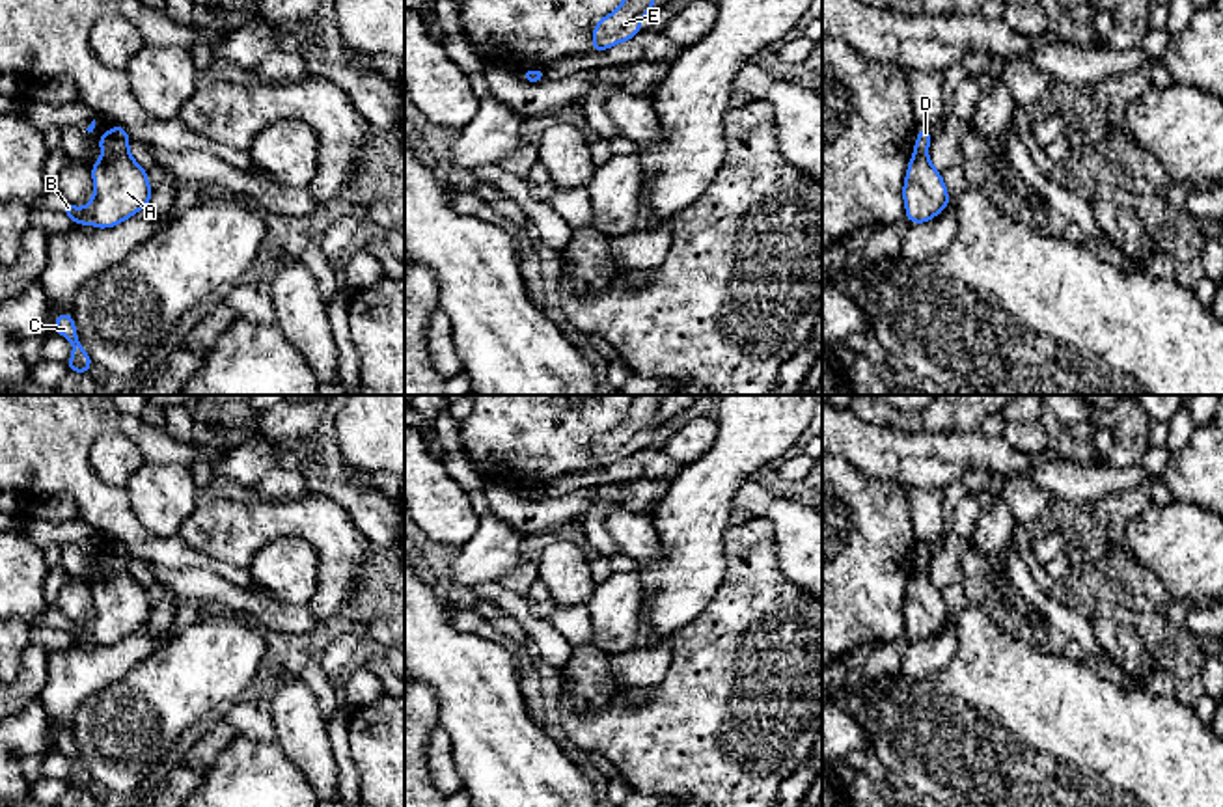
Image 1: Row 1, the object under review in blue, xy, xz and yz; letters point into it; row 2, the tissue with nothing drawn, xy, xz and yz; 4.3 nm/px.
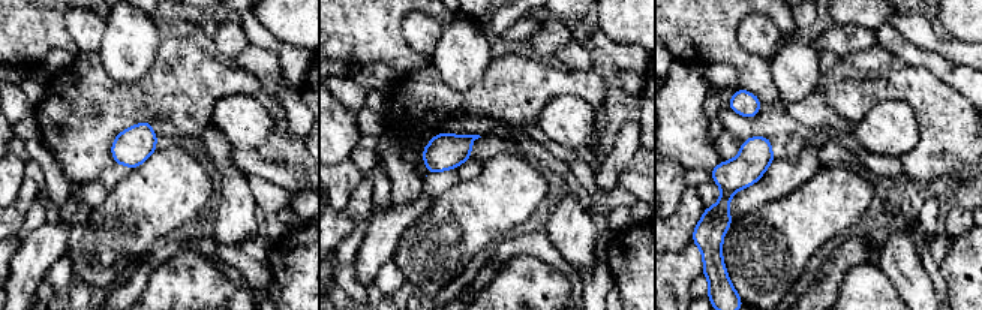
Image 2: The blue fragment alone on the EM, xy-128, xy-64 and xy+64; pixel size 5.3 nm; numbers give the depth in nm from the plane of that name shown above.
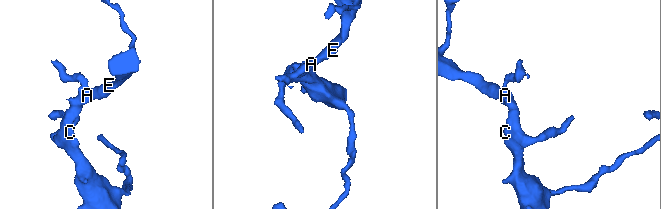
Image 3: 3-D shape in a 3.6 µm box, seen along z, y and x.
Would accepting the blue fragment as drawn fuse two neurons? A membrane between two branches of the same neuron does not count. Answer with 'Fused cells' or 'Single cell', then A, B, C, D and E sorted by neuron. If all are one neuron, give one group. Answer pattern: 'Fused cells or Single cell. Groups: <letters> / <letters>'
Fused cells. Groups: A B C E / D

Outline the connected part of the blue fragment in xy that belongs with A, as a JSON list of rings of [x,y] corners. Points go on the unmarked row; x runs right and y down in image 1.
[[[129,570],[103,574],[89,587],[95,611],[88,624],[76,626],[69,619],[60,624],[60,630],[73,636],[73,643],[114,645],[149,622],[153,606],[147,600],[145,585]]]

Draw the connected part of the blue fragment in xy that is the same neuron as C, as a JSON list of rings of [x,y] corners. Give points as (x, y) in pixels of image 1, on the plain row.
[[[62,729],[56,738],[54,738],[54,749],[58,753],[67,755],[73,760],[73,773],[71,777],[65,781],[67,788],[73,790],[86,790],[91,786],[93,777],[88,773],[88,770],[84,768],[76,745],[75,745],[75,738],[71,729]]]

